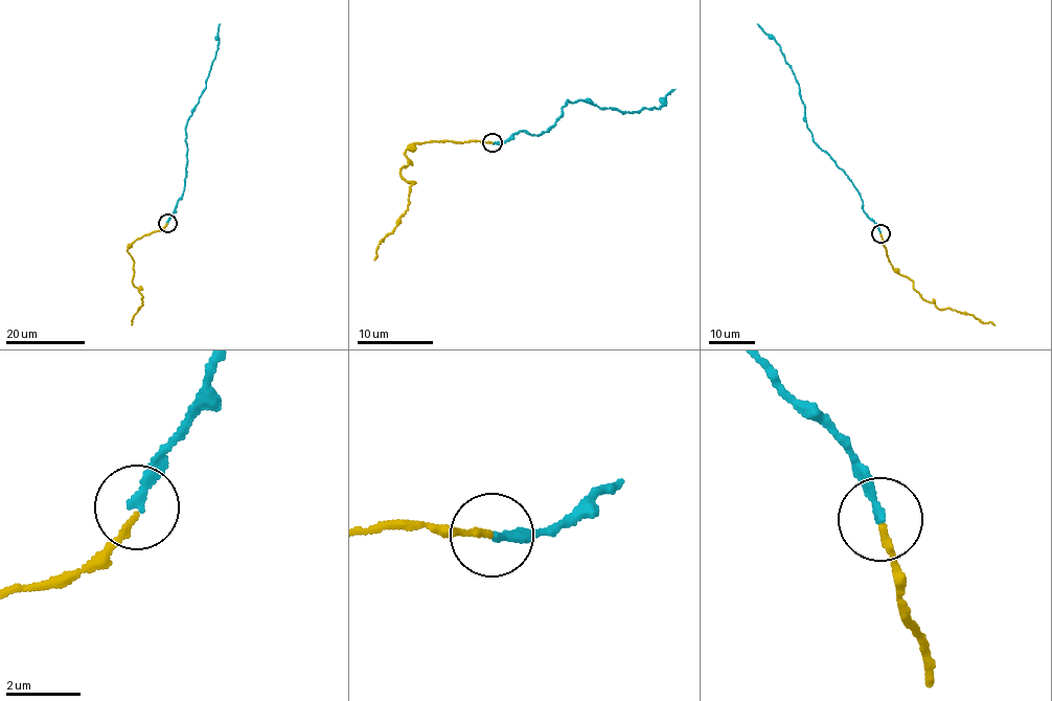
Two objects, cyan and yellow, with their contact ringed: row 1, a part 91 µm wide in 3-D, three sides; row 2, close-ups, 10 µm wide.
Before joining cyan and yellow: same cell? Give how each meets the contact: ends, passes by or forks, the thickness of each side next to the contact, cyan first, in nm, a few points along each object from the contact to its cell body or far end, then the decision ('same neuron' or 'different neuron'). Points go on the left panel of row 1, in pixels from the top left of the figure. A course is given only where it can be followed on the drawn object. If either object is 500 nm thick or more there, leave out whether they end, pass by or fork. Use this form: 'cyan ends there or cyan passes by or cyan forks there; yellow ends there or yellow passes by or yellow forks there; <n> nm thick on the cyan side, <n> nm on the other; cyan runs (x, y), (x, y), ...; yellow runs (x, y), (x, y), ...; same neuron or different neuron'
cyan ends there; yellow ends there; 220 nm thick on the cyan side, 150 nm on the other; cyan runs (167, 223), (182, 195), (185, 177), (186, 123), (206, 84), (218, 46), (220, 24); yellow runs (167, 223), (161, 229), (135, 240), (128, 250), (134, 261), (133, 284), (142, 296), (131, 324); same neuron

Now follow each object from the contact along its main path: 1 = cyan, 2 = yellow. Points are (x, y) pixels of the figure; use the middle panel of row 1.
1: (493, 143), (520, 132), (546, 132), (562, 117), (567, 100), (623, 114), (660, 108), (675, 88)
2: (493, 142), (425, 141), (405, 151), (412, 162), (401, 176), (412, 183), (409, 207), (373, 261)

